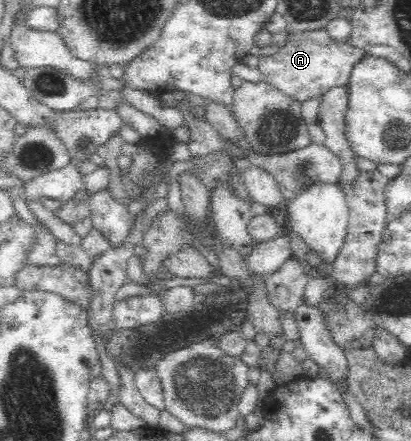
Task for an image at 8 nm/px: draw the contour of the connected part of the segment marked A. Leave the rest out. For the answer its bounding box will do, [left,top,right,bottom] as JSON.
[258,28,365,103]

